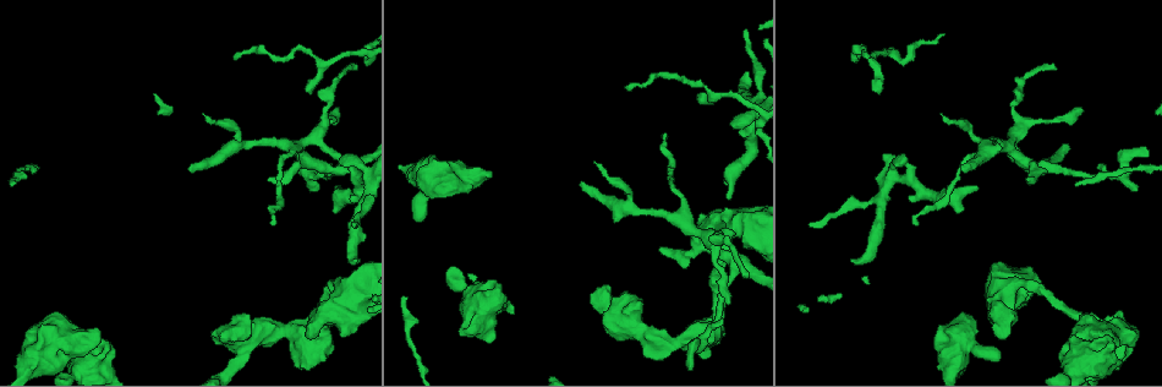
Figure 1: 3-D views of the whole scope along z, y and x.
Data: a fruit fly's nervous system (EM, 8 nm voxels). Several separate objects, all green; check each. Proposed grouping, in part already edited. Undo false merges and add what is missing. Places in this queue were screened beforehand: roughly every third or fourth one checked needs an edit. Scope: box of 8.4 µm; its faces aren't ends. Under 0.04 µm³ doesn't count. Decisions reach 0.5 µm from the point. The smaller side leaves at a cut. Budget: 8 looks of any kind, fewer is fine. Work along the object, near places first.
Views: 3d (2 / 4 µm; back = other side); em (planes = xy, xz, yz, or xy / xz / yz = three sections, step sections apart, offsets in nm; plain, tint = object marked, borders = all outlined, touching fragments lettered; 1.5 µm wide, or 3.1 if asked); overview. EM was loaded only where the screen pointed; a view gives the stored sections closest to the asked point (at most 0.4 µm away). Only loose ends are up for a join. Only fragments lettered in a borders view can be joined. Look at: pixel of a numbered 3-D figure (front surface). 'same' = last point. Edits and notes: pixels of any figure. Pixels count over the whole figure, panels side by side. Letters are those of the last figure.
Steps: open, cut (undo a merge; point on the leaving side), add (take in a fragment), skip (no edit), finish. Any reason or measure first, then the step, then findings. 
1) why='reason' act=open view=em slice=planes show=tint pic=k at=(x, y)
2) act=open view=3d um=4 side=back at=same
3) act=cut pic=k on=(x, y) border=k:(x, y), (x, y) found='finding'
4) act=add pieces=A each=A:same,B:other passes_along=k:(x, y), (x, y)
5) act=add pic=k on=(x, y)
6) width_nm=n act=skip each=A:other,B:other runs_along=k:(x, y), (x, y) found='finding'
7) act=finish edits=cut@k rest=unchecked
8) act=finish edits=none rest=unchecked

why='an open end' act=open view=em slice=yz step=8 show=tint pic=1 at=(808, 224)

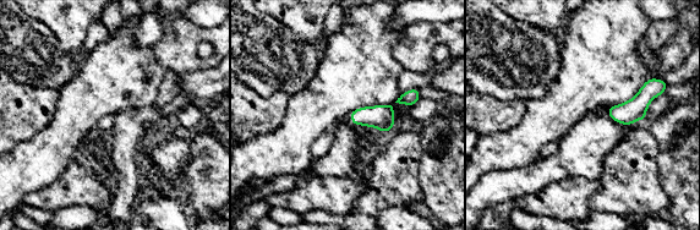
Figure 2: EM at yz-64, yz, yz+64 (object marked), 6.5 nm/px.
why='another direction' act=open view=em slice=planes show=borders at=same

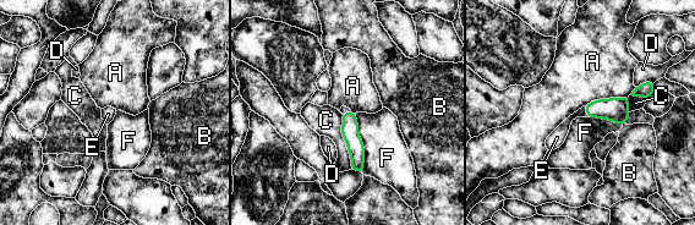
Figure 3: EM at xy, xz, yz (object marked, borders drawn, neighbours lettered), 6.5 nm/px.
width_nm=110 act=add pieces=E each=A:other,B:other,C:other,D:other,E:same,F:other passes_along=3:(614, 109), (585, 110), (558, 136) found='the neuron continues'

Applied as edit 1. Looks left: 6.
why='free end' act=open view=3d um=4 pic=1 at=(1003, 339)

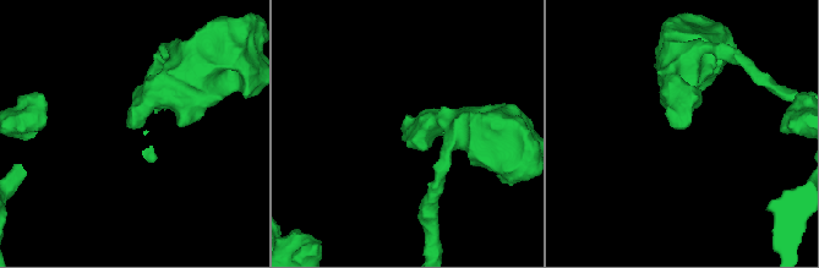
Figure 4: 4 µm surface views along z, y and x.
why='need the tissue' act=open view=em slice=planes show=borders pic=4 at=(402, 130)

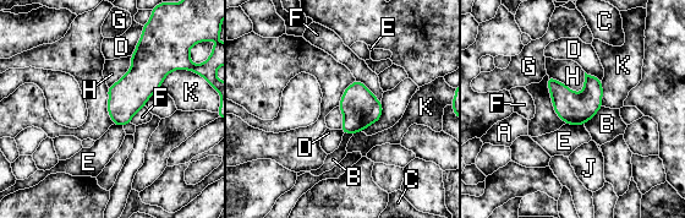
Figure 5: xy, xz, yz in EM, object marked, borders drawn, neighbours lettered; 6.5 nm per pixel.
width_nm=220 act=skip each=A:other,B:other,C:other,D:other,E:other,F:other,G:other,H:other,J:other,K:other border=5:(548, 75), (574, 91), (582, 91) found='none of them fits'

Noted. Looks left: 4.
act=finish edits=add@3 rest=unchecked

